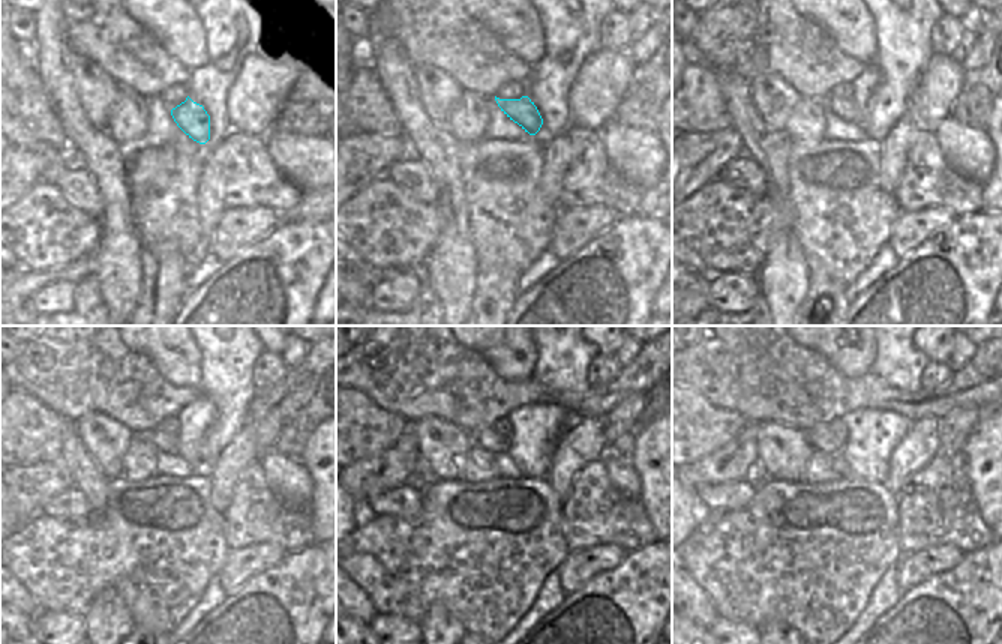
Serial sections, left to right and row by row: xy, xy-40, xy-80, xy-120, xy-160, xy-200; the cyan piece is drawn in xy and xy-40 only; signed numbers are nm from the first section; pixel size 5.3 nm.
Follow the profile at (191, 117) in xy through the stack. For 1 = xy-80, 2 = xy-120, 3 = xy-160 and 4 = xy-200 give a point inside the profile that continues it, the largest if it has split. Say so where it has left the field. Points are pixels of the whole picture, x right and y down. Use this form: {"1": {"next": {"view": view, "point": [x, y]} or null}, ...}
{"1": {"next": {"view": "xy-80", "point": [845, 108]}}, "2": {"next": {"view": "xy-120", "point": [161, 442]}}, "3": {"next": {"view": "xy-160", "point": [486, 437]}}, "4": {"next": {"view": "xy-200", "point": [819, 437]}}}

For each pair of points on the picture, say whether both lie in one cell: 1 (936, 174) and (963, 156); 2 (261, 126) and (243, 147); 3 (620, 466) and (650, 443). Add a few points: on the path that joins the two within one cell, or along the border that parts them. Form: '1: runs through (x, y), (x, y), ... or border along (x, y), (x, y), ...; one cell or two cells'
1: border along (933, 134), (942, 156), (959, 173), (980, 185); two cells
2: border along (231, 128), (263, 138); two cells
3: border along (629, 457), (641, 485), (638, 494); two cells

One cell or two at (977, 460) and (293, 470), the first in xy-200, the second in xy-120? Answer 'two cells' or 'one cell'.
two cells

